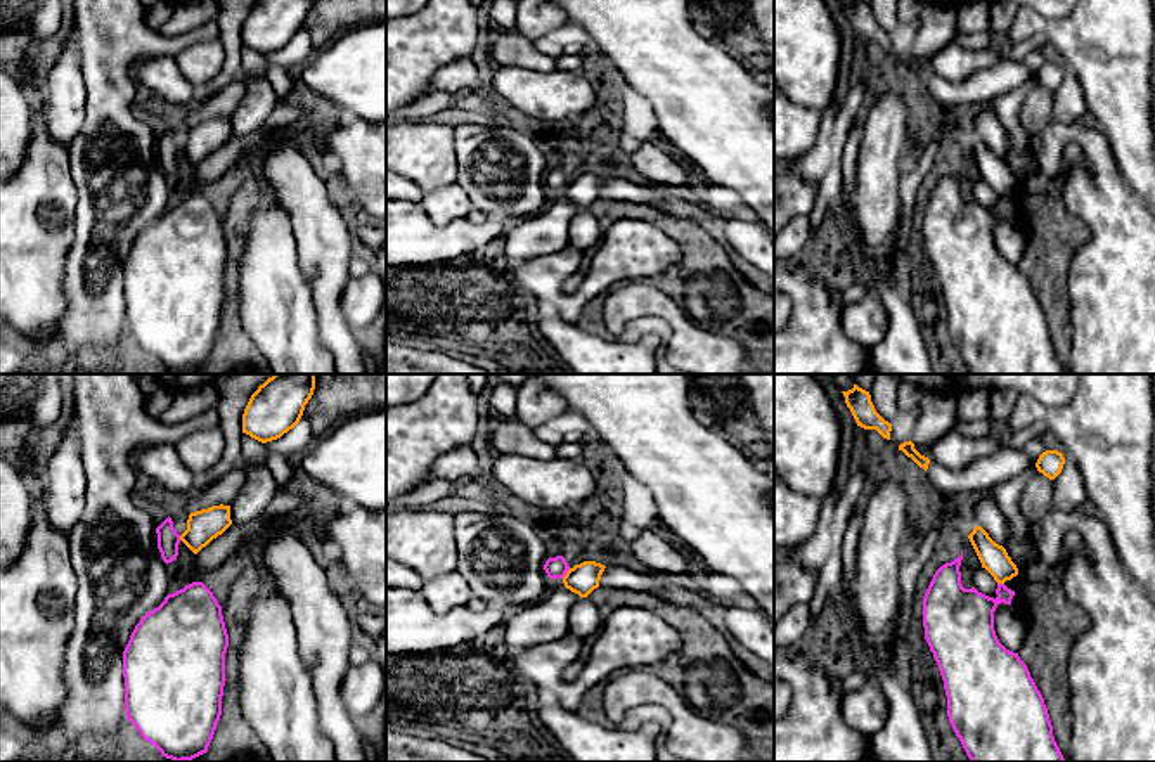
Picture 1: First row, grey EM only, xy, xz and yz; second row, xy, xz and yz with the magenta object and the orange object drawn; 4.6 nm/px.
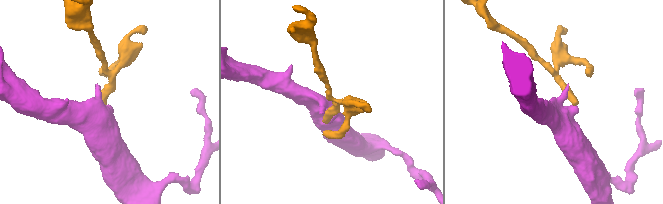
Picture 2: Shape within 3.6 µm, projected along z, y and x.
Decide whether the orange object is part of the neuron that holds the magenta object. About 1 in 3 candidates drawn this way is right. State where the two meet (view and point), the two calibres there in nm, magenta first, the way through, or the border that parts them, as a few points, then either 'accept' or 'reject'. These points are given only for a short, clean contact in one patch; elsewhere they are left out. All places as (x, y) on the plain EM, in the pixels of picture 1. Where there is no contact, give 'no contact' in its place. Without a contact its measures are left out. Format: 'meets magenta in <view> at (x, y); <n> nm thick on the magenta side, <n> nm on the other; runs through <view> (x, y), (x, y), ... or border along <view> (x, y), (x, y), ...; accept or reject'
meets magenta in xz at (565, 186); 100 nm thick on the magenta side, 150 nm on the other; reject

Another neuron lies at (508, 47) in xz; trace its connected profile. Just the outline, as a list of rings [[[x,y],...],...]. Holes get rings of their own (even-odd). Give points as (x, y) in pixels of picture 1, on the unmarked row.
[[[500,29],[481,52],[495,68],[519,66],[539,73],[556,69],[556,59],[540,52],[532,40],[514,29]]]

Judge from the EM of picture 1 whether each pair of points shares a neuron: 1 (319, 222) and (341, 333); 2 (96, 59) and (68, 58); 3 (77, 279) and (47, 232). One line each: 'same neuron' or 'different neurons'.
1: same neuron
2: different neurons
3: different neurons

